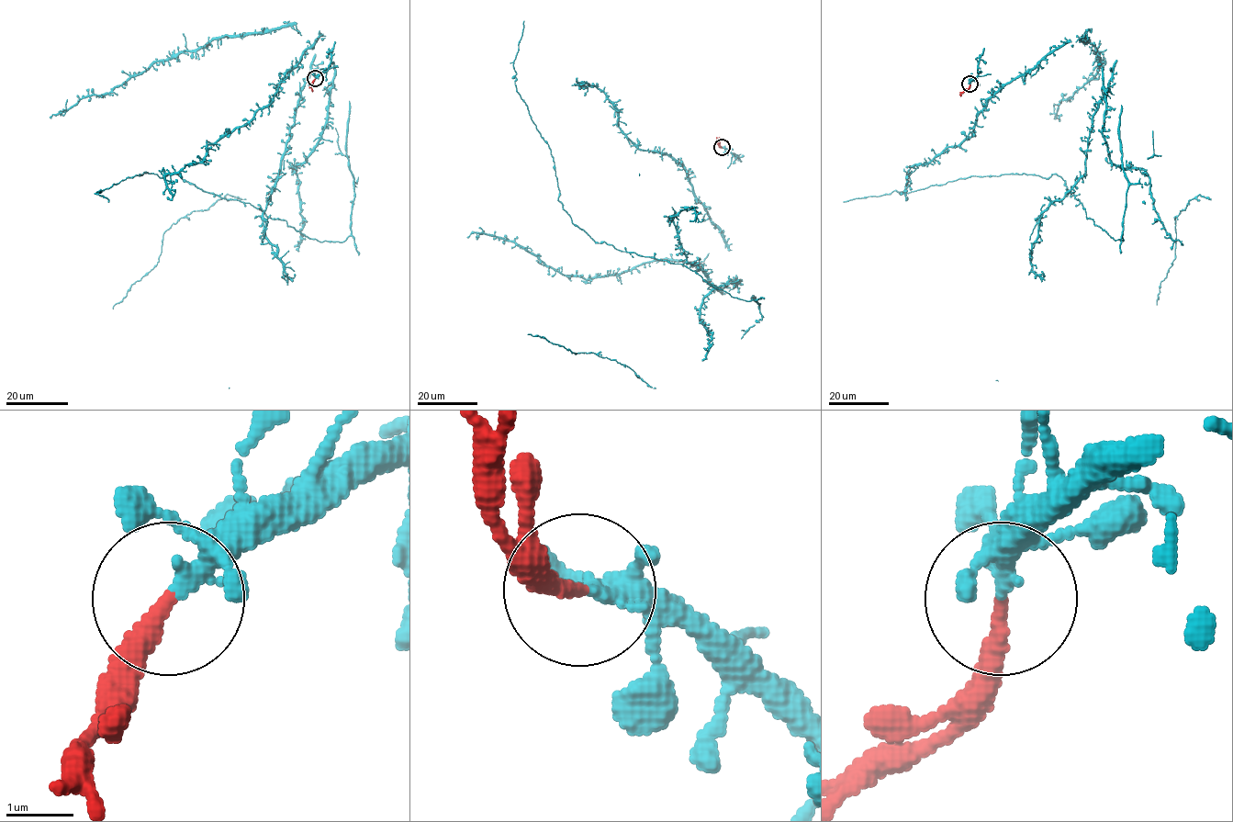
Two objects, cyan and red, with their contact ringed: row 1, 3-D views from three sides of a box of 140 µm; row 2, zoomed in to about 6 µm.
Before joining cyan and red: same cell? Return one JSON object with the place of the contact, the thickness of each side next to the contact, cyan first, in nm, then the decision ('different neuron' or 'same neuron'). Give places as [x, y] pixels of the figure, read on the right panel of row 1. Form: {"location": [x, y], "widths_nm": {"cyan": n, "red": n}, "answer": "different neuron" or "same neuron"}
{"location": [969, 84], "widths_nm": {"cyan": 180, "red": 260}, "answer": "same neuron"}

